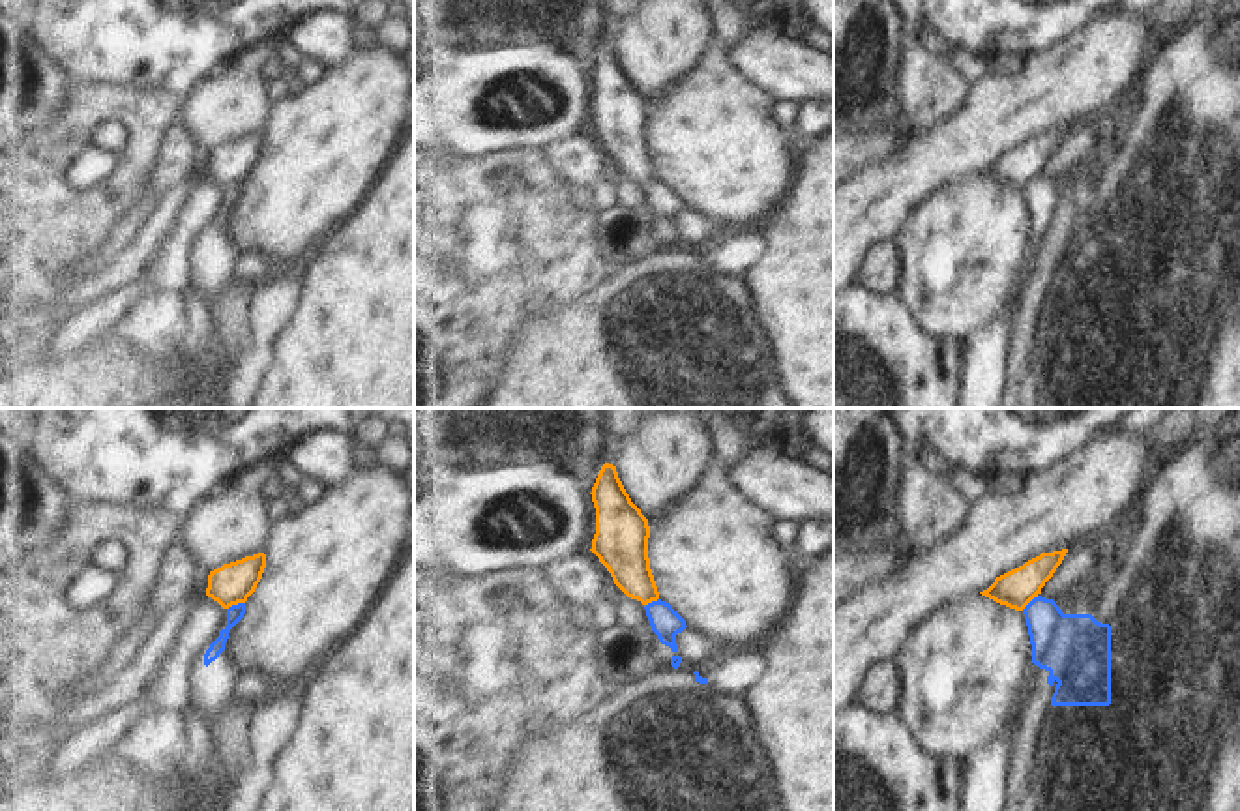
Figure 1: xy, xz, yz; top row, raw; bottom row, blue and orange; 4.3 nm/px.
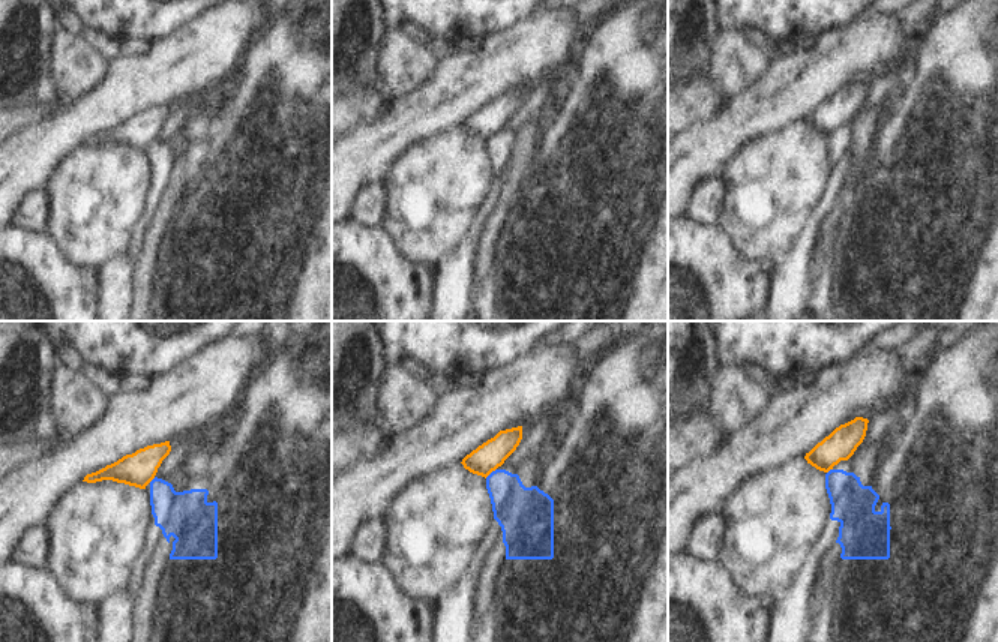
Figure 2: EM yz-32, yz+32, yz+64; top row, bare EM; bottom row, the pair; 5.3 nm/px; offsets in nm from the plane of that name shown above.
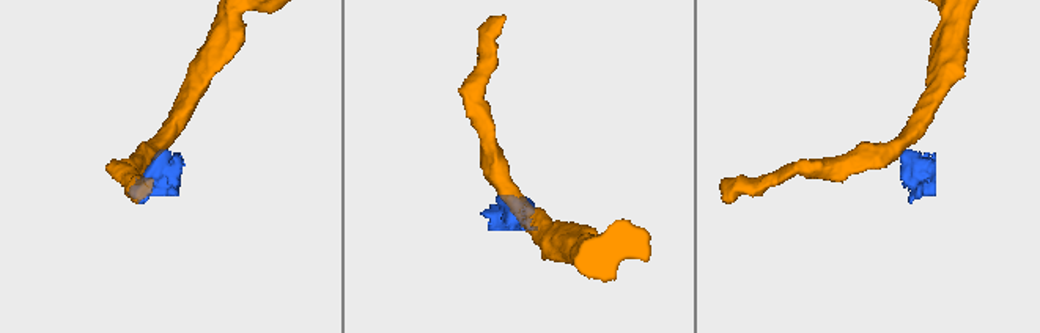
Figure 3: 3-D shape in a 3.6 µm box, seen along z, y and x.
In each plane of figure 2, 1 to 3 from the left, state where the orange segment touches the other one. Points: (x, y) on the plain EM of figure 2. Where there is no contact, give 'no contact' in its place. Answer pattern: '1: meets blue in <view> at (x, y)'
1: meets blue in yz-32 at (153, 143)
2: meets blue in yz+32 at (491, 137)
3: meets blue in yz+64 at (829, 135)

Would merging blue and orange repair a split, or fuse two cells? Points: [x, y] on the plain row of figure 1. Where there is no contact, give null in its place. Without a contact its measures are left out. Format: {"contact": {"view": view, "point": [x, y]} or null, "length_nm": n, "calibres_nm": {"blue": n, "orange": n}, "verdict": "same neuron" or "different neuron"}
{"contact": {"view": "xy", "point": [235, 186]}, "length_nm": 90, "calibres_nm": {"blue": 70, "orange": 180}, "verdict": "different neuron"}

